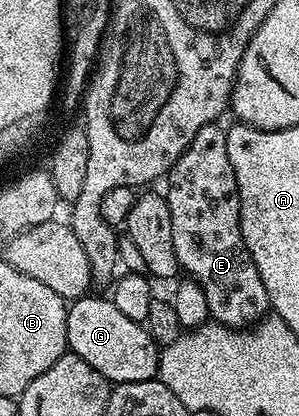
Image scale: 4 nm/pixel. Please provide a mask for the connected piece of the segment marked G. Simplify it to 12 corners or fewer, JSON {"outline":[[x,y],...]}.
{"outline":[[108,297],[68,307],[68,349],[110,384],[154,381],[159,347]]}

